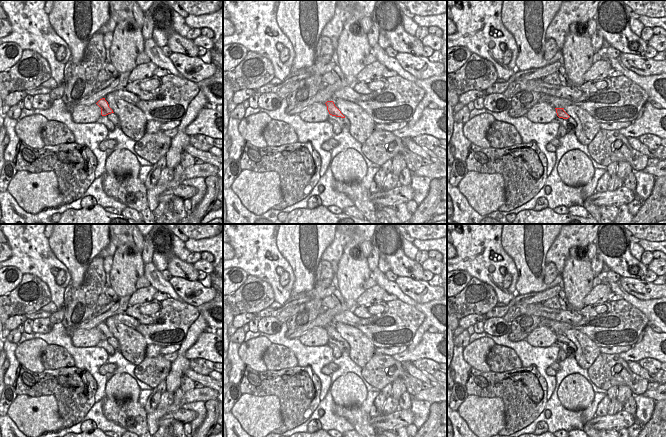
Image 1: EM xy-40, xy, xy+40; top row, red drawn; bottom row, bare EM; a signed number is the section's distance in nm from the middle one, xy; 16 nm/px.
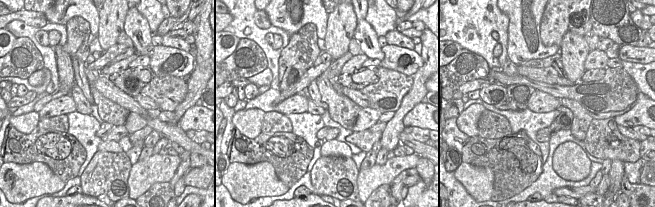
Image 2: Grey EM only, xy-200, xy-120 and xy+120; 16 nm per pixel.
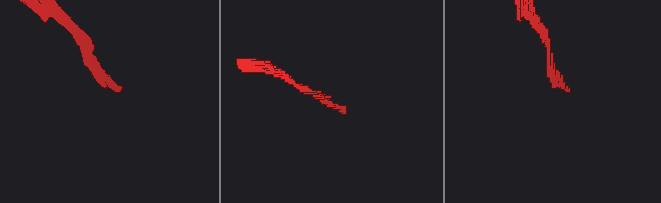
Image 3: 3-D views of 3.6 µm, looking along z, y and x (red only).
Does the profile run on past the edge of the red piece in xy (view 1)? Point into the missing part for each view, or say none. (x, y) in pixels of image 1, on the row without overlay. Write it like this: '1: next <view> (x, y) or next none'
1: next xy (344, 347)

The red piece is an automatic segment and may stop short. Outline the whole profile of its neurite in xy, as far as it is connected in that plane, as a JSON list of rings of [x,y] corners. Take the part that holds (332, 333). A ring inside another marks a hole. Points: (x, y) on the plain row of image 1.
[[[327,325],[325,328],[326,328],[327,334],[329,336],[329,342],[335,344],[339,348],[341,353],[348,353],[349,354],[349,352],[350,352],[349,344],[335,330],[334,326],[333,325]]]

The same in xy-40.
[[[105,322],[100,323],[96,328],[101,332],[101,339],[102,340],[107,340],[108,343],[110,345],[112,345],[115,350],[120,351],[120,345],[119,345],[118,340],[109,331],[109,328],[105,324]]]

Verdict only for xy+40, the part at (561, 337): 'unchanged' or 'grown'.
grown

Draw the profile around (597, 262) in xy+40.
[[[596,254],[591,260],[591,267],[595,276],[598,276],[603,271],[603,265],[603,258],[599,254]]]

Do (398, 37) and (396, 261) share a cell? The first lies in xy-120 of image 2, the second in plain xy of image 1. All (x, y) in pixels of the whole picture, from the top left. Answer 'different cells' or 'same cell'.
same cell

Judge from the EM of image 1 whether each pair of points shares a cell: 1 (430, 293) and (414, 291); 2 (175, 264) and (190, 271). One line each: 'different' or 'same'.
1: same
2: same

